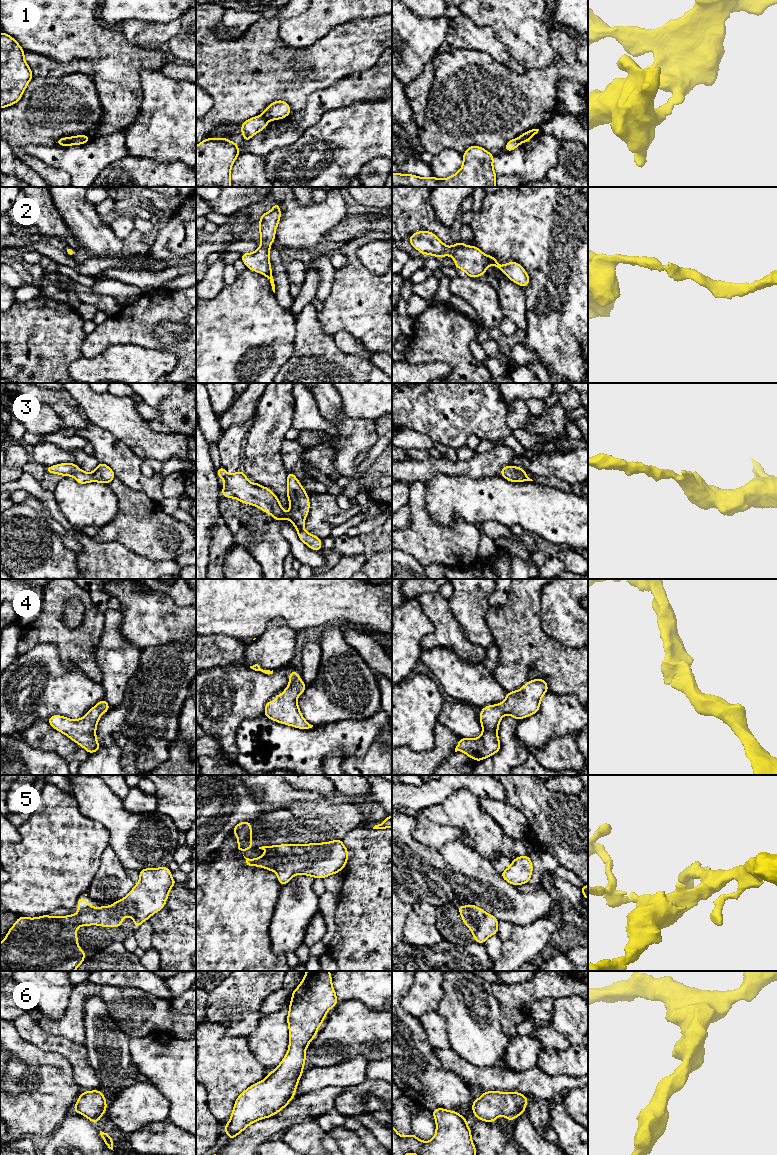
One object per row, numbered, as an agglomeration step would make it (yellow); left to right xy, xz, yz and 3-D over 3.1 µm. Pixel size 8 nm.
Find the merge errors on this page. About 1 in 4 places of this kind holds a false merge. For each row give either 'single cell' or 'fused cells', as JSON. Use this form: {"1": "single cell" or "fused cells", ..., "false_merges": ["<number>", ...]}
{"1": "fused cells", "2": "single cell", "3": "single cell", "4": "single cell", "5": "single cell", "6": "single cell", "false_merges": ["1"]}

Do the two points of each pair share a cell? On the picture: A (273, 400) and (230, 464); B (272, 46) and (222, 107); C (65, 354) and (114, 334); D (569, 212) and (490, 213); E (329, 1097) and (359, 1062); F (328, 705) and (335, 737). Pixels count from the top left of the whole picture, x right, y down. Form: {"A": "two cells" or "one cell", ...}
{"A": "two cells", "B": "one cell", "C": "two cells", "D": "one cell", "E": "two cells", "F": "two cells"}

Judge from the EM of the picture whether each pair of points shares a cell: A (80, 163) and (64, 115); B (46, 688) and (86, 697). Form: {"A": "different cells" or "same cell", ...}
{"A": "different cells", "B": "same cell"}

